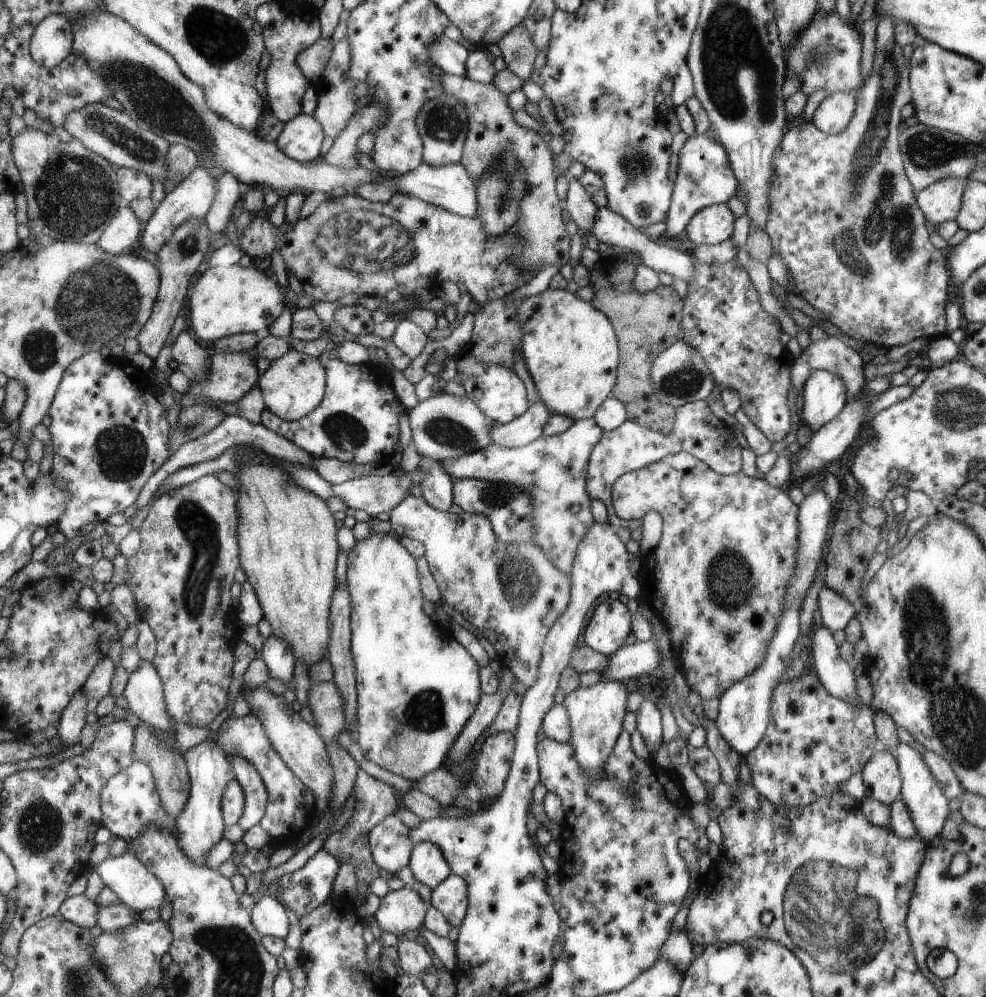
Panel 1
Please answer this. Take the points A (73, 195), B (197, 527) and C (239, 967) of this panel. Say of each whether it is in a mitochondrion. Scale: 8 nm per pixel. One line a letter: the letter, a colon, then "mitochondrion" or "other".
A: mitochondrion
B: mitochondrion
C: mitochondrion

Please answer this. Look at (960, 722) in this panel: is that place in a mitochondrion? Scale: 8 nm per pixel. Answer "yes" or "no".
yes

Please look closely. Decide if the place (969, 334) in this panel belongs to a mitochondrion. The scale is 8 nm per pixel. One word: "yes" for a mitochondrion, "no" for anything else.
no

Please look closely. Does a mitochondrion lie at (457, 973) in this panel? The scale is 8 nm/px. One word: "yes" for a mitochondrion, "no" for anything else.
no

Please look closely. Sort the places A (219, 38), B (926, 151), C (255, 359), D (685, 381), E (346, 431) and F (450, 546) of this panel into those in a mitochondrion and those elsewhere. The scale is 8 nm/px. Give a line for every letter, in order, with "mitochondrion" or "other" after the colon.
A: mitochondrion
B: mitochondrion
C: other
D: mitochondrion
E: mitochondrion
F: other

